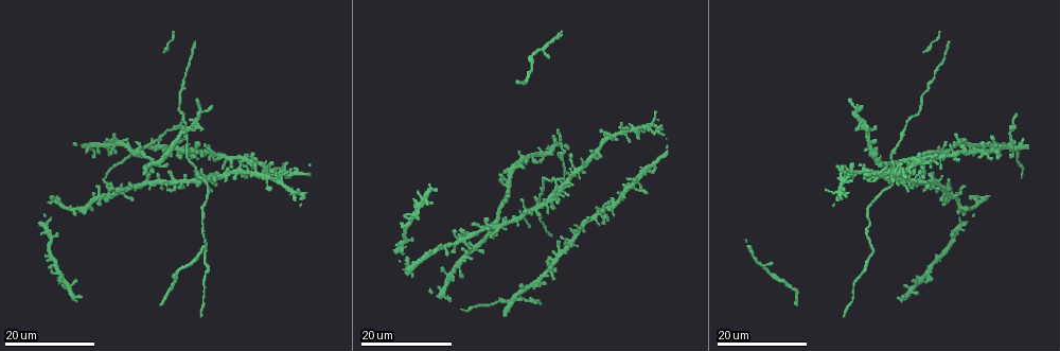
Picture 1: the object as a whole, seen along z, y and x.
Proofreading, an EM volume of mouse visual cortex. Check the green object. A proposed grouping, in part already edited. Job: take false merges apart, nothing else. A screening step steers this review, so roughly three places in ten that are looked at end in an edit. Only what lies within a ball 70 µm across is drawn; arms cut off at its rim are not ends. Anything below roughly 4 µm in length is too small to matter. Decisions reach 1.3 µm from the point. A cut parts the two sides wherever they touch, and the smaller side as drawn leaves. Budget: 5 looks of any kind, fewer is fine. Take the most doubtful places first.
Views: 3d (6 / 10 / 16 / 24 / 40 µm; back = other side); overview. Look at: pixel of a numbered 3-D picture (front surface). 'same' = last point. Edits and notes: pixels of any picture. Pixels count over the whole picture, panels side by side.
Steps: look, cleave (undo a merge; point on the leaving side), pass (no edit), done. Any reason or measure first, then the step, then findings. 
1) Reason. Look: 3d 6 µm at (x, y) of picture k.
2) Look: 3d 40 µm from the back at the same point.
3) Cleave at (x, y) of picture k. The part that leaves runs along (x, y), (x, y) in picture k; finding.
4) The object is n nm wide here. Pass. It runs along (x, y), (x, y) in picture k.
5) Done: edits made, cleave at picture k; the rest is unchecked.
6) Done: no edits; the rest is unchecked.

Thin arm on a thick one. Look: 3d 16 µm at (842, 178) of picture 1.

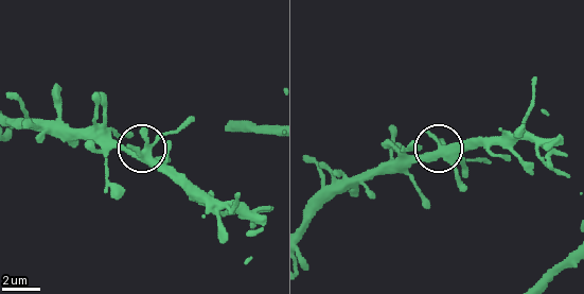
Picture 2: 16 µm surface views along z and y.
Look: 3d 6 µm at (147, 149) of picture 2.

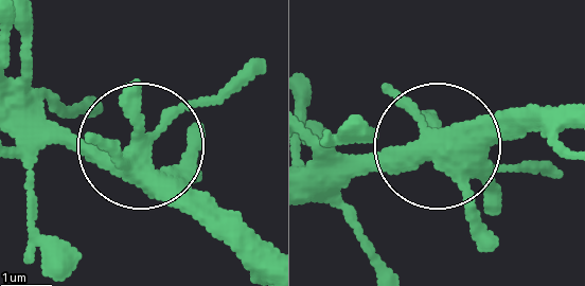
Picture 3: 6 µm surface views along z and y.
Look: 3d 6 µm from the back at (140, 152) of picture 3.

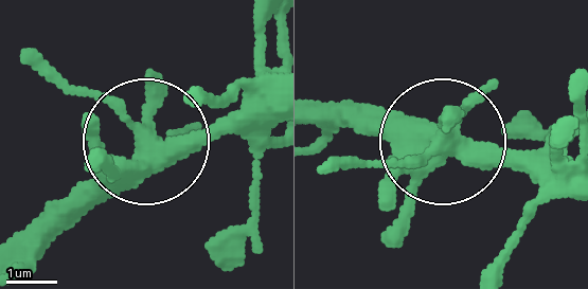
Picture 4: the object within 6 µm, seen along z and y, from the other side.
Pass. It runs along (562, 194), (448, 140), (397, 160), (338, 160) in picture 4; continuous, no second neuron.

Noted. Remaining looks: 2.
Four-way junction. Look: 3d 24 µm at (200, 177) of picture 1.

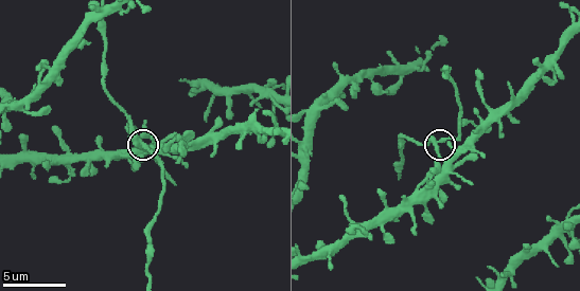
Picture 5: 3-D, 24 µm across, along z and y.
Look: 3d 6 µm at (440, 140) of picture 5.

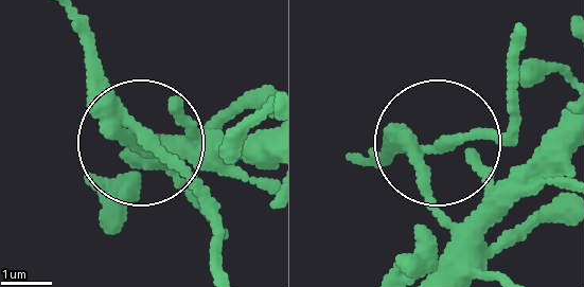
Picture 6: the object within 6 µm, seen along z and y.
The object is 270 nm wide here. Cleave at (170, 167) of picture 6. The part that leaves runs along (116, 110), (77, 13) in picture 6; a second neuron is stuck on.

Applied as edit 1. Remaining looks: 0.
Done: edits made, cleave at picture 6; the rest is unchecked.

